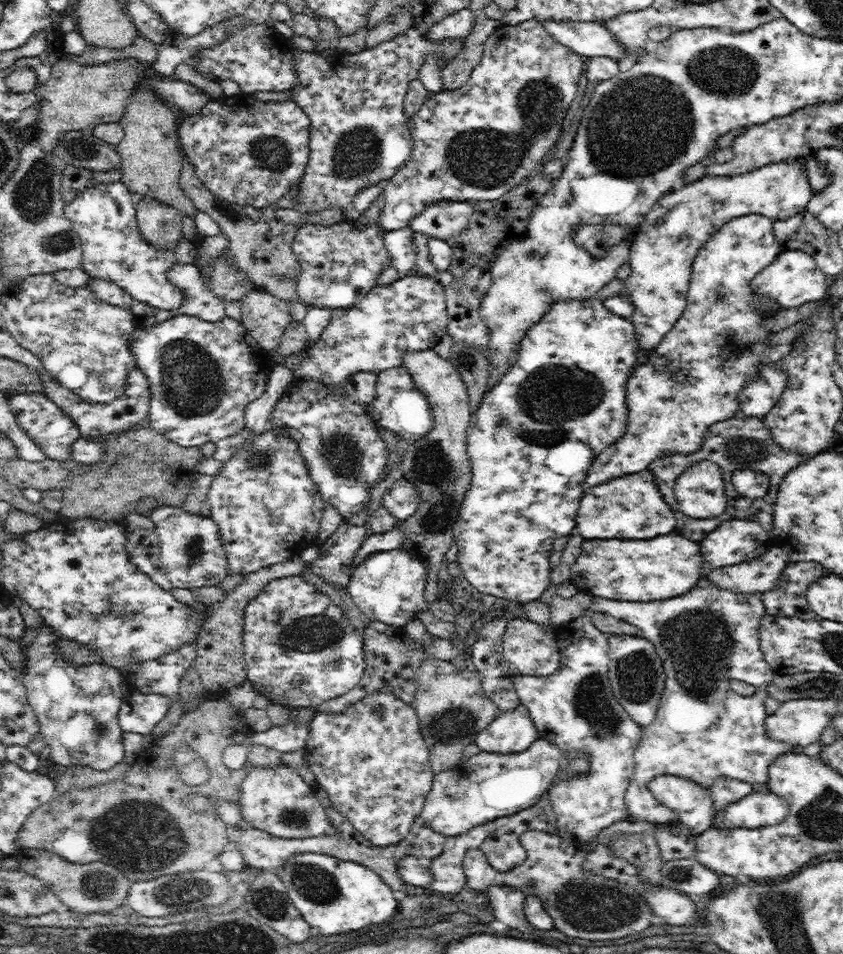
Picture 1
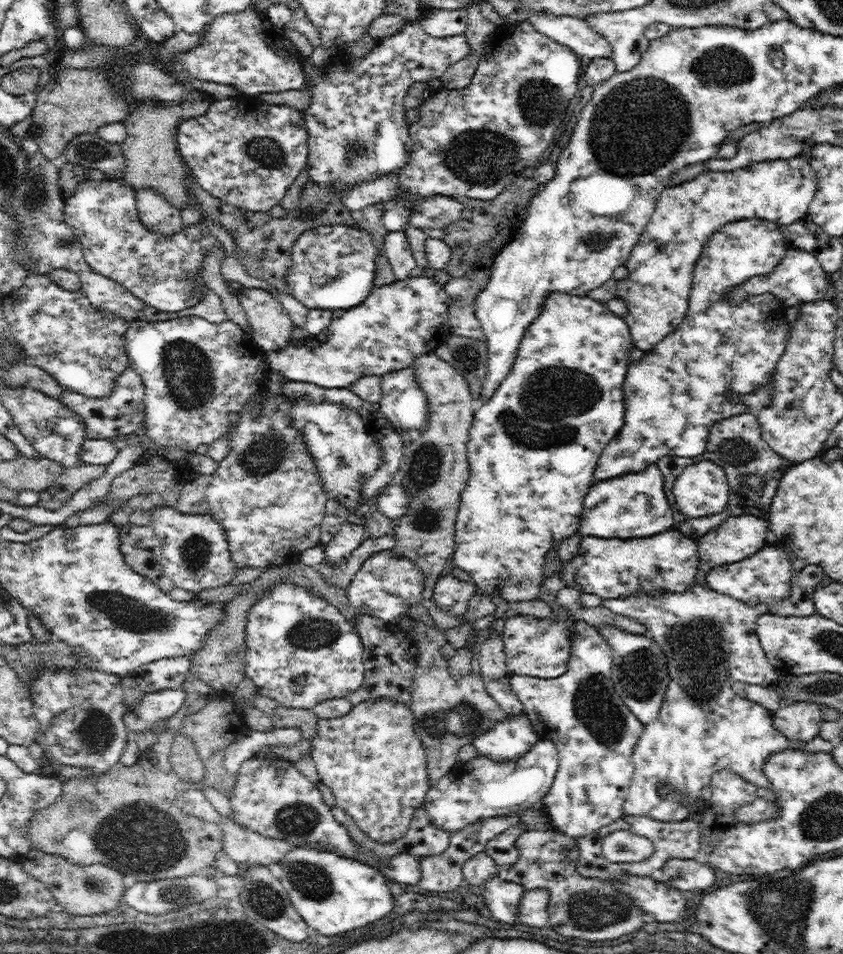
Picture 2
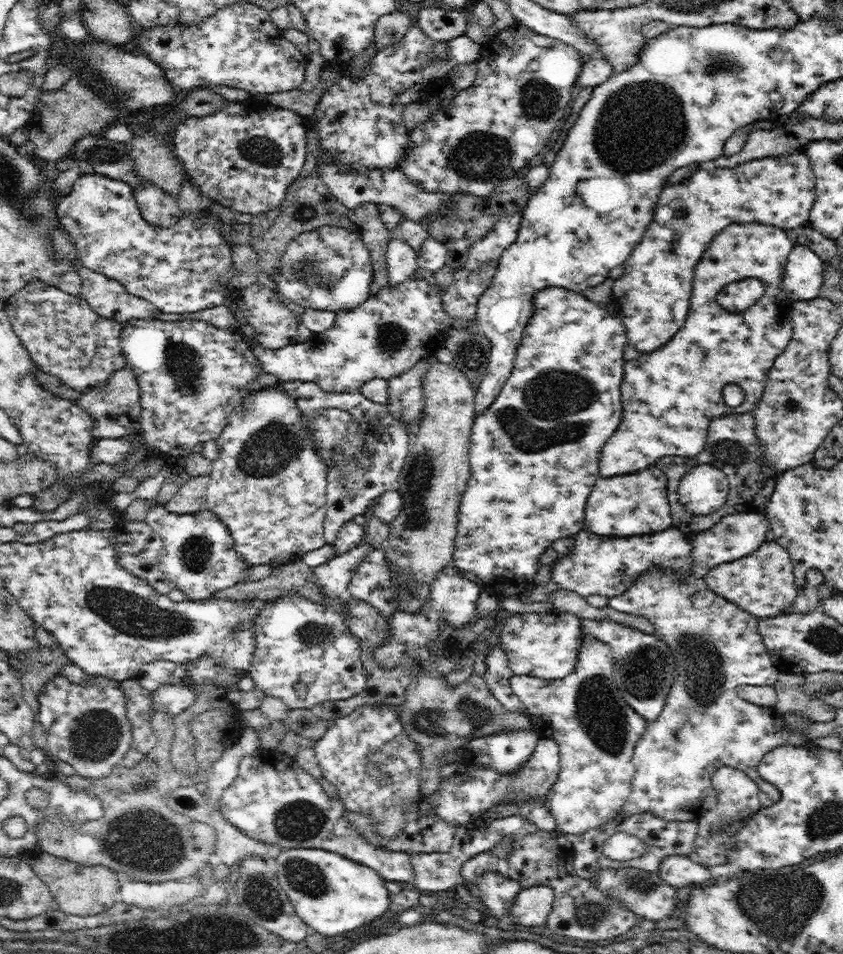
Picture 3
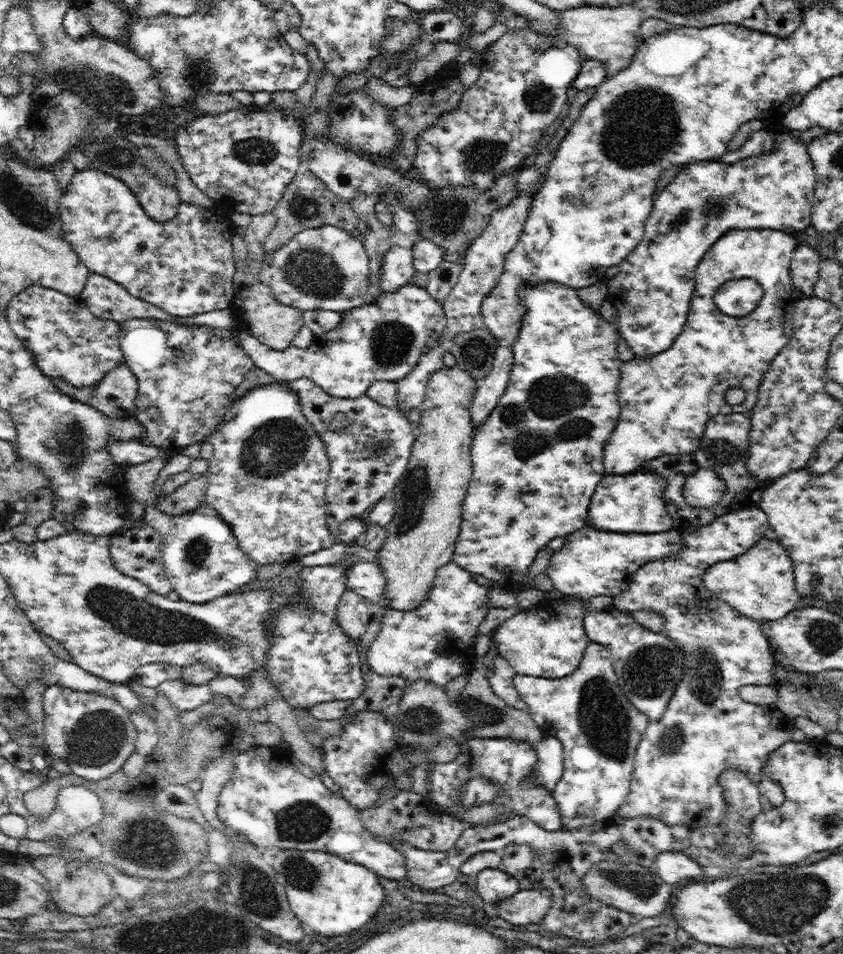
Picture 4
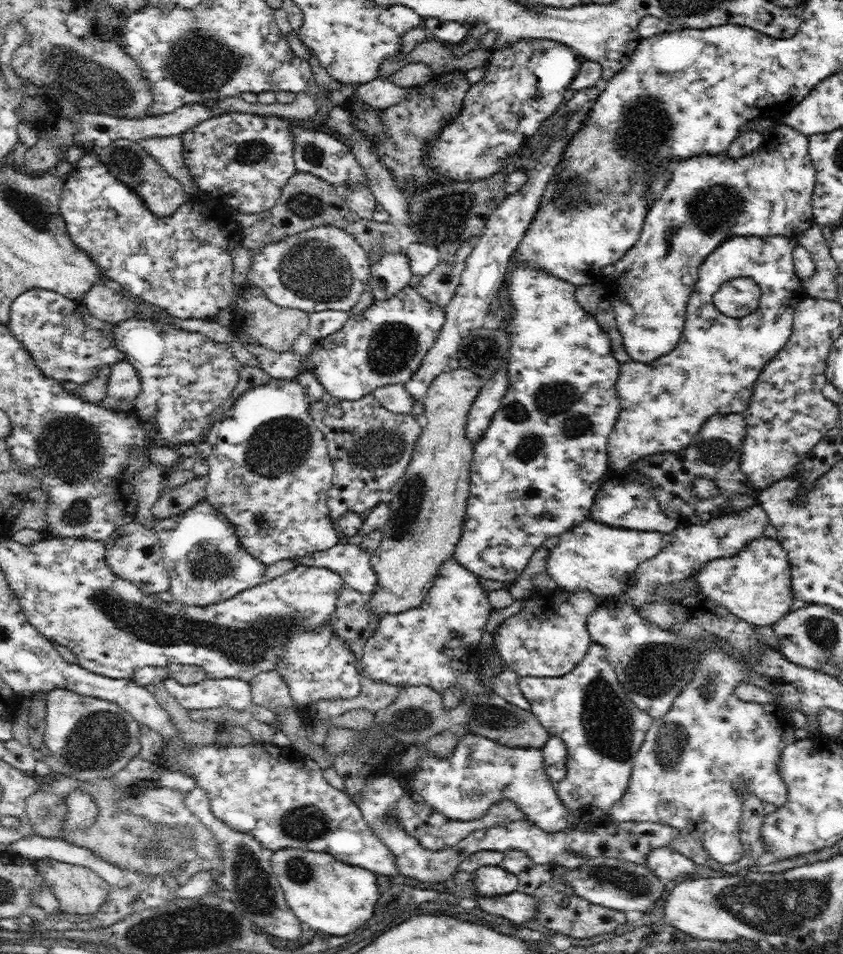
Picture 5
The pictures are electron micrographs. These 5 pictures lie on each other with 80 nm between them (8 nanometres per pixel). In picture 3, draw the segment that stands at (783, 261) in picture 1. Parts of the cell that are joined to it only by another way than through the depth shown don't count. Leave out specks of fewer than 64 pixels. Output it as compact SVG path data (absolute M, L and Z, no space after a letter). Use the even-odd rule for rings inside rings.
M793 245L782 274L782 291L794 301L812 300L819 296L825 264L812 249ZM759 278L744 279L726 285L717 294L717 301L730 312L742 312L748 310L764 291L765 286Z

